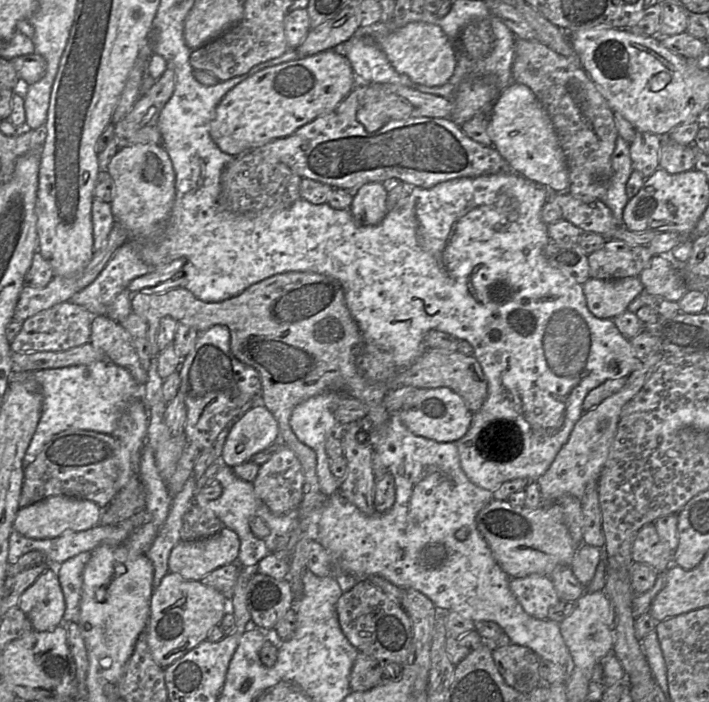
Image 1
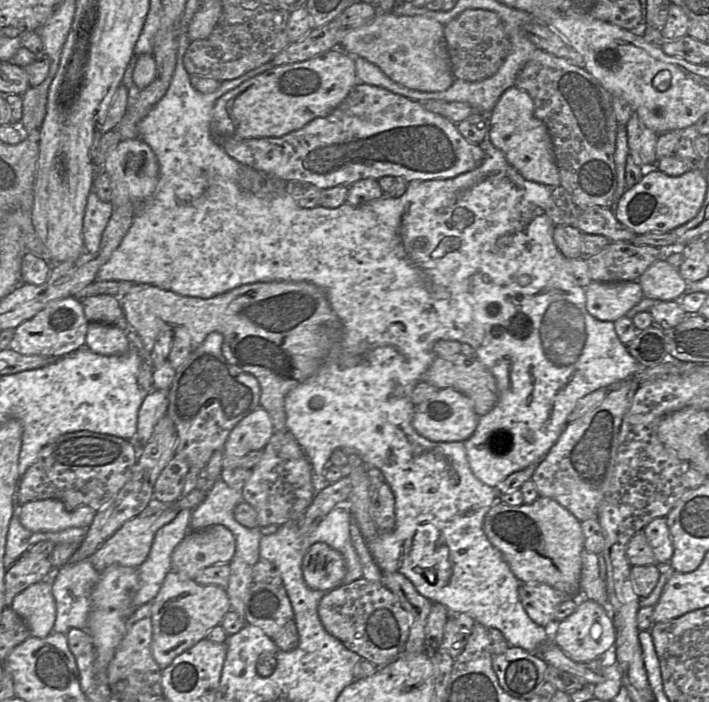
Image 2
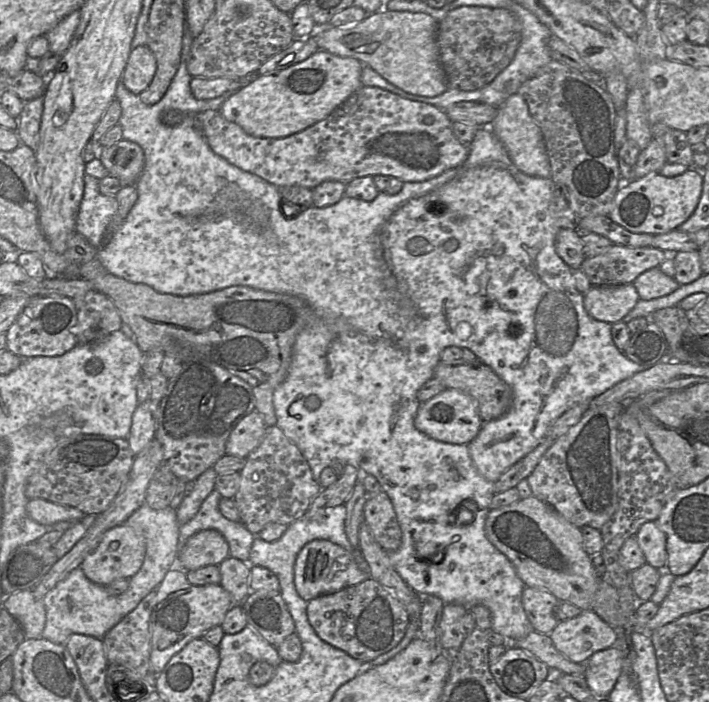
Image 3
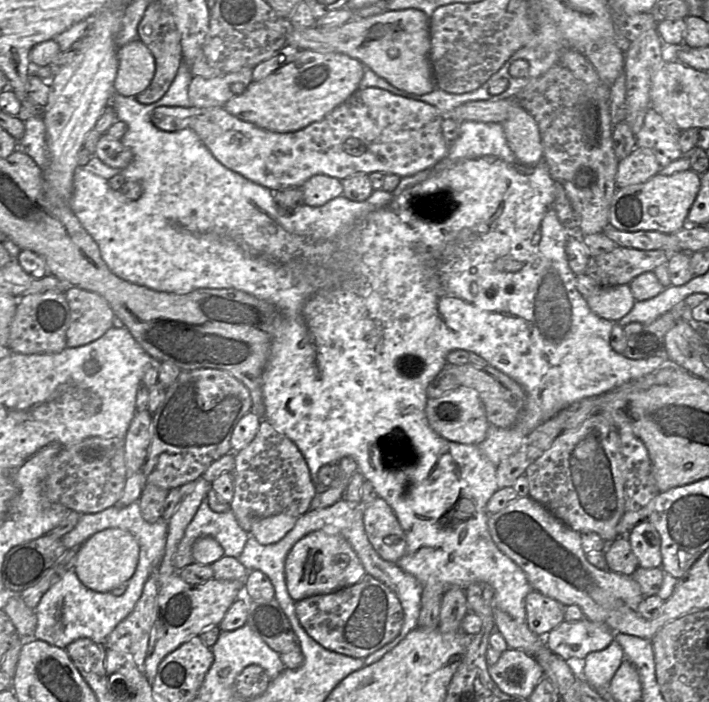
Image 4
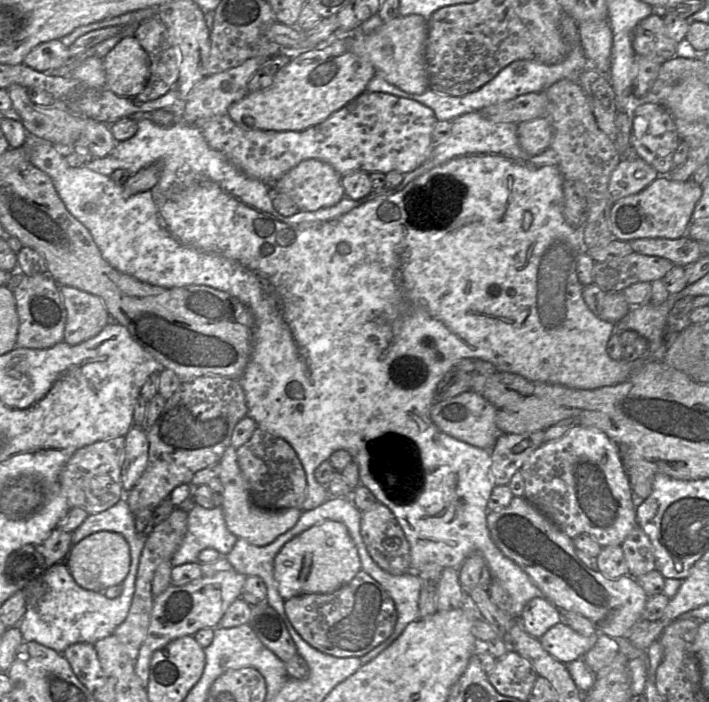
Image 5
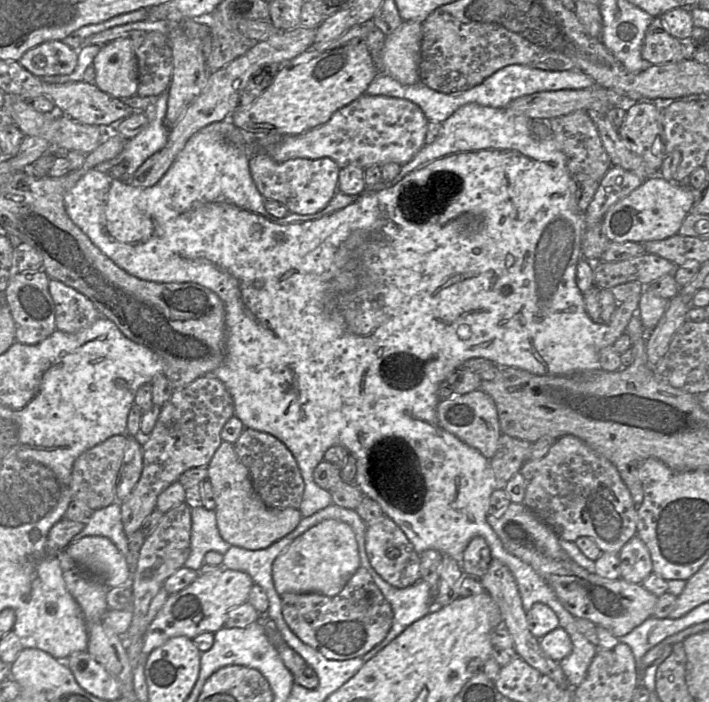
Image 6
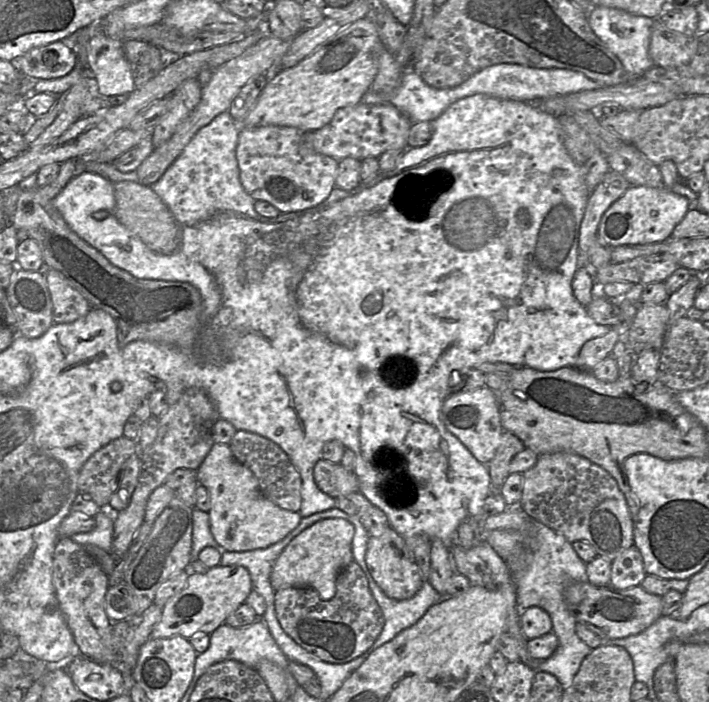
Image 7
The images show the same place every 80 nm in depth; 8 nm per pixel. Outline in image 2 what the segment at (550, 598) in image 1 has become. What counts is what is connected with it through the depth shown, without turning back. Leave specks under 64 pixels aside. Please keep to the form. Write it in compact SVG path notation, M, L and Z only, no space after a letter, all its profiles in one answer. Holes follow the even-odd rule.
M522 583L519 587L519 598L533 622L553 628L556 624L556 610L565 597L547 584Z

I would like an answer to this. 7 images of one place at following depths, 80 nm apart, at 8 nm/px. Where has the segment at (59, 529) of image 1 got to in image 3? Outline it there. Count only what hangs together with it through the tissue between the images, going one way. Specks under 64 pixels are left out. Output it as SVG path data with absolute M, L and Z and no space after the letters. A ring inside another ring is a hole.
M45 499L29 500L26 510L31 519L43 525L53 525L59 522L74 523L85 516L77 508L60 505Z

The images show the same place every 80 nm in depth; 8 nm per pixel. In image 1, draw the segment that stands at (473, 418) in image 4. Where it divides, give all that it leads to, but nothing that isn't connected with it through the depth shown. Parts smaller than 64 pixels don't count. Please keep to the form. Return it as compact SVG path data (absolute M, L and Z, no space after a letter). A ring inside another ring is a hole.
M449 387L424 389L425 394L412 405L399 412L402 423L414 434L437 442L455 442L469 430L473 413L464 399Z

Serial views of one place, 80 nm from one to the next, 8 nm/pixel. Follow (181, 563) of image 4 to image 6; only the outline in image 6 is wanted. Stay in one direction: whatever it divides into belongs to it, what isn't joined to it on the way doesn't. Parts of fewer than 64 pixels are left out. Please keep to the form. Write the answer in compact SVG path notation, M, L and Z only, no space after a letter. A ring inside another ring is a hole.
M198 506L191 508L191 523L190 555L184 566L198 571L205 563L204 555L208 551L224 555L231 545L220 535L214 510Z

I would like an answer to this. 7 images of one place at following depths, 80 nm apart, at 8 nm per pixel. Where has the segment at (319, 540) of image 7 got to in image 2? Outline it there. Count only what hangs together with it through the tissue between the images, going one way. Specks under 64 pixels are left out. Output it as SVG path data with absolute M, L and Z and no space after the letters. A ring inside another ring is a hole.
M316 542L303 557L302 572L310 588L331 591L342 585L346 564L339 551L324 542Z

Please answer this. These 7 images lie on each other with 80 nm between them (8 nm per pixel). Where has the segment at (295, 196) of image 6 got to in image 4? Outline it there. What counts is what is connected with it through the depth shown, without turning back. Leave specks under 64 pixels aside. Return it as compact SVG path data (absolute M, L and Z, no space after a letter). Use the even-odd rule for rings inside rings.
M324 174L314 175L302 186L304 204L319 207L343 195L342 181Z

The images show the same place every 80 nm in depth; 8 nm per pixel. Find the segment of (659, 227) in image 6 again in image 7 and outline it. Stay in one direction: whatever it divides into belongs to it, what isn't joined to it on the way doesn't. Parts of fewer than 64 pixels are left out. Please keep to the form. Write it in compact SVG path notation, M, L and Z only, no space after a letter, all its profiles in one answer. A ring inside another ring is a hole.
M630 186L603 214L597 236L610 248L665 242L689 210L690 201L667 187Z

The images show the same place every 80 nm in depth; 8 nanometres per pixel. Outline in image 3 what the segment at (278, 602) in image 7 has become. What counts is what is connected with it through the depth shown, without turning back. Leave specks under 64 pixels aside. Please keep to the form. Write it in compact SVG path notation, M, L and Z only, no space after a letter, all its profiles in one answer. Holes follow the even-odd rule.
M370 576L358 584L309 600L307 617L323 641L363 662L395 647L403 639L410 621L401 602Z

